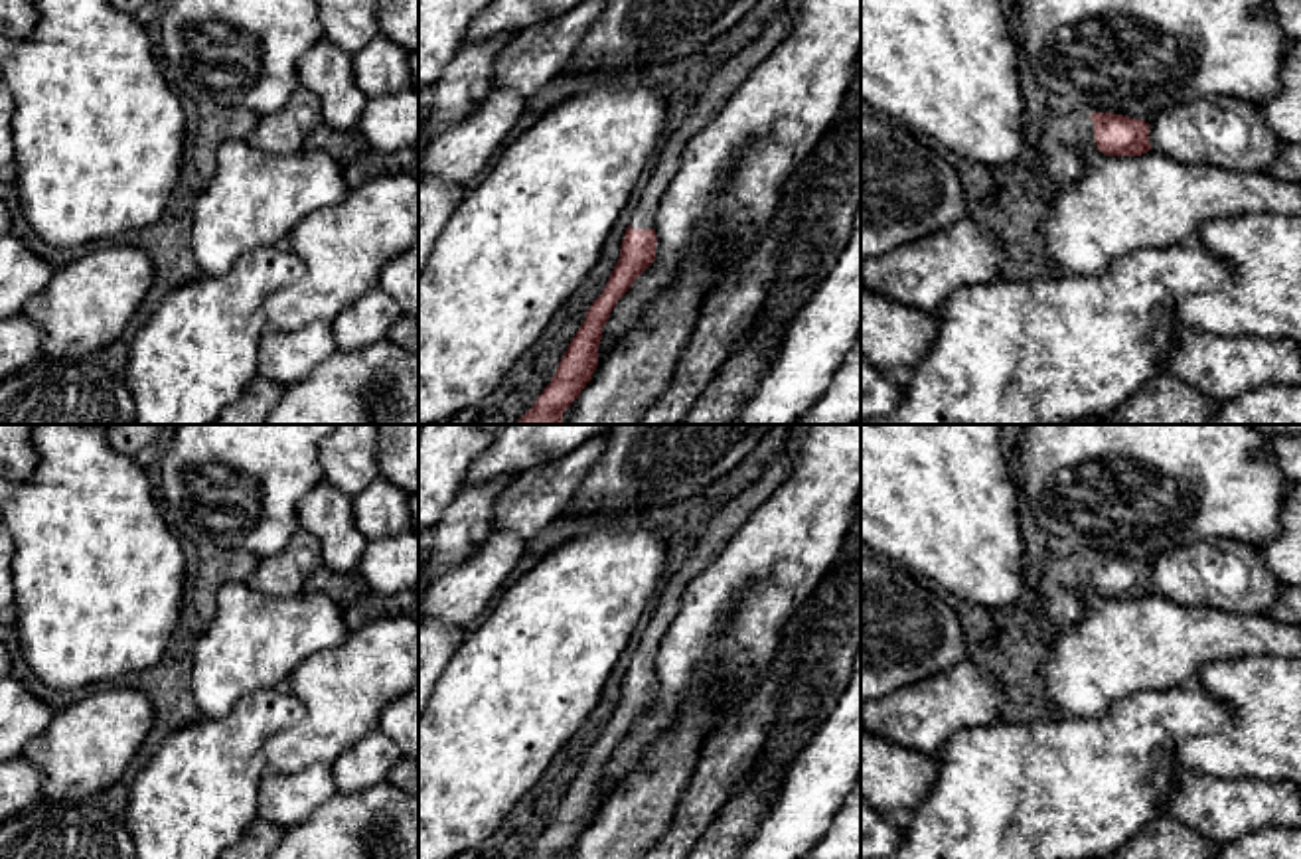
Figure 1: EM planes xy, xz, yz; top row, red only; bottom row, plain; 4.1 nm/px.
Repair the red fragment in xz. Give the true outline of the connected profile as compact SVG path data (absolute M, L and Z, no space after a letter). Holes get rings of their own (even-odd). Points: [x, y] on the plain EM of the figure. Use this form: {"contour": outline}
{"contour": "M782 450L754 484L732 498L709 521L693 551L665 577L655 596L655 612L626 669L618 707L571 782L555 820L523 859L563 859L592 821L598 808L602 770L612 750L628 735L632 725L655 703L655 656L679 610L687 585L717 561L740 525L786 482L792 466L792 454Z"}

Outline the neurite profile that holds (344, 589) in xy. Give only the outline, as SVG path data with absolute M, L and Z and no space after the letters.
M322 565L306 579L304 592L322 592L340 608L347 608L353 602L363 600L371 588L357 571L334 573Z

